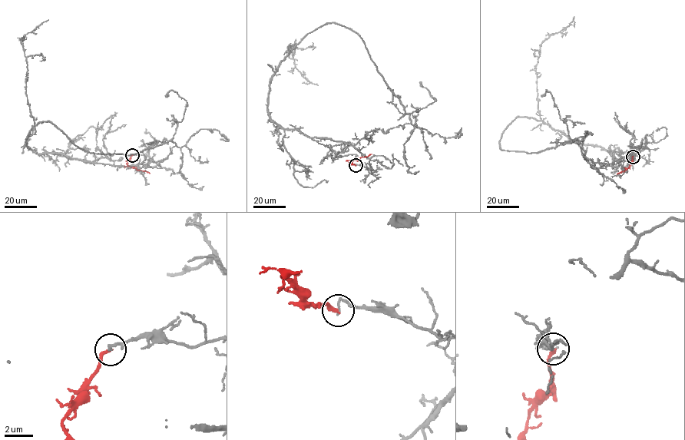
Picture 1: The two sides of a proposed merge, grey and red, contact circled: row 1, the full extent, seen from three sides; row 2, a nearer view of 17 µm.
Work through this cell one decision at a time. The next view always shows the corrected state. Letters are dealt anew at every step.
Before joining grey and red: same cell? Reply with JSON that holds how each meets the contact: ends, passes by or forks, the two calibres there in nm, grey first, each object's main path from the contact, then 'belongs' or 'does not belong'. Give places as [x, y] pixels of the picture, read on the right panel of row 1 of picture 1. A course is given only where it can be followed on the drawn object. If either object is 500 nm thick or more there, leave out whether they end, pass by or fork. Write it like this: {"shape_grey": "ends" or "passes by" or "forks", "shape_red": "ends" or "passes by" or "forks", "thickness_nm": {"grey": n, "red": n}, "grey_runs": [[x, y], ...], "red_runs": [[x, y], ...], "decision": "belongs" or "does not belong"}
{"shape_grey": "ends", "shape_red": "ends", "thickness_nm": {"grey": 130, "red": 280}, "grey_runs": [[633, 157], [613, 167], [614, 151], [532, 118], [517, 117], [500, 140], [529, 153], [574, 142], [621, 189]], "red_runs": [[633, 157], [627, 168], [617, 174]], "decision": "does not belong"}

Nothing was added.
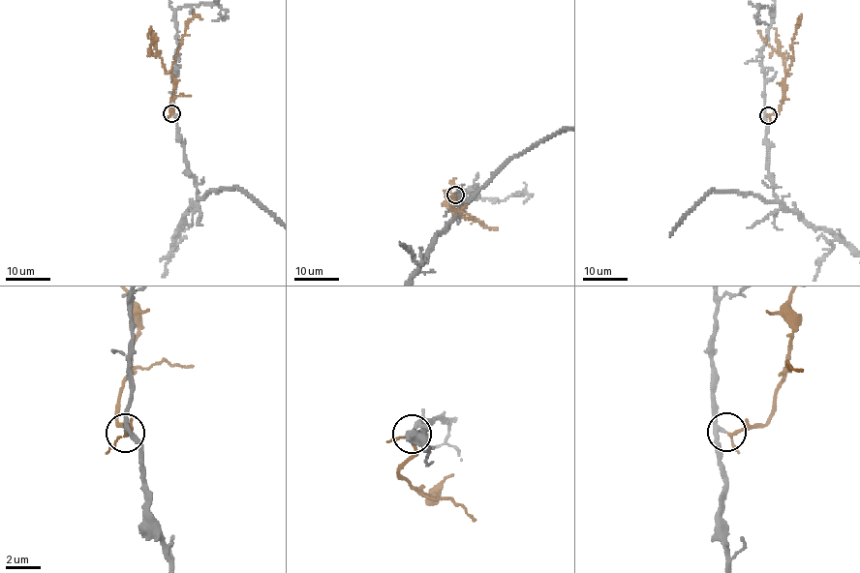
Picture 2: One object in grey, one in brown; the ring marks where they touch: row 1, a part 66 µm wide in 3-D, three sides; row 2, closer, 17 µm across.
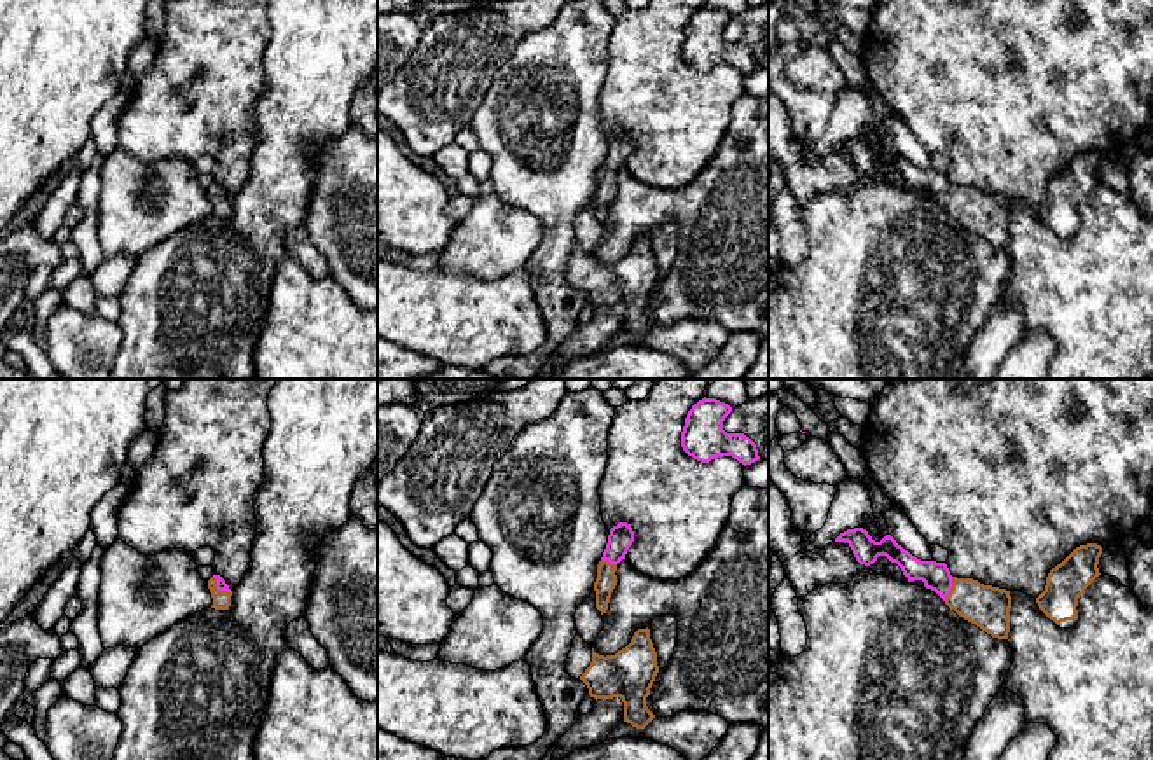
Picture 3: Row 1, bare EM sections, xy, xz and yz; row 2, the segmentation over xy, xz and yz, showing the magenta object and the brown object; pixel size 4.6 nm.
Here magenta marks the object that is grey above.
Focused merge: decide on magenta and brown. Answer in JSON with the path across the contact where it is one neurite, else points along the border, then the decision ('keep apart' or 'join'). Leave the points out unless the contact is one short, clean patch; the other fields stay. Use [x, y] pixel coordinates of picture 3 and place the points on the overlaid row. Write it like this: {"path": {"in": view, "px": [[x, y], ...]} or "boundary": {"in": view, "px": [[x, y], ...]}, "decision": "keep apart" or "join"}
{"path": {"in": "yz", "px": [[935, 575], [951, 587], [987, 607]]}, "decision": "join"}

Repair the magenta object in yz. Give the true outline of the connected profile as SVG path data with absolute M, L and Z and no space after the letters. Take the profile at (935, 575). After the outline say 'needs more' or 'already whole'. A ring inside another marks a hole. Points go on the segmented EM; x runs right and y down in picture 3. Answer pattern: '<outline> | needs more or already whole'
M854 528L840 533L835 542L847 542L856 561L870 566L879 556L896 563L908 582L922 580L945 605L964 620L975 624L998 639L1008 639L1010 632L1010 591L984 585L973 578L952 577L945 563L921 561L905 550L891 535L875 542L866 529Z | needs more

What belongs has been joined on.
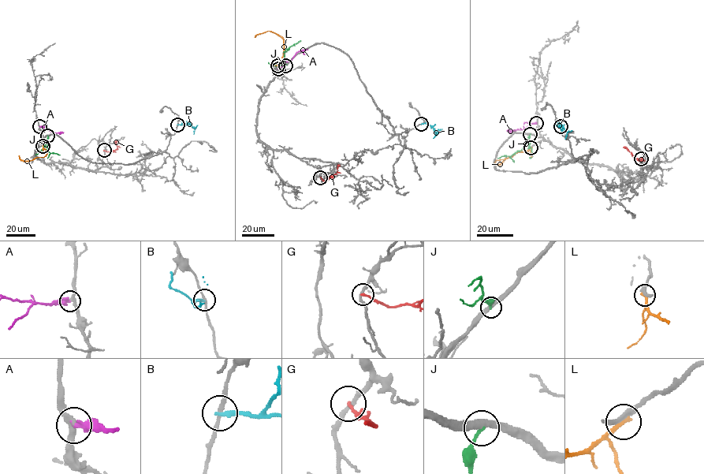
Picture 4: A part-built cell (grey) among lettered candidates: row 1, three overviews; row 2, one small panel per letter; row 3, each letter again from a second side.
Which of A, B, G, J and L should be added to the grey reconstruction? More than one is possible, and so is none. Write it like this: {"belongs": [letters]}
{"belongs": ["A"]}

